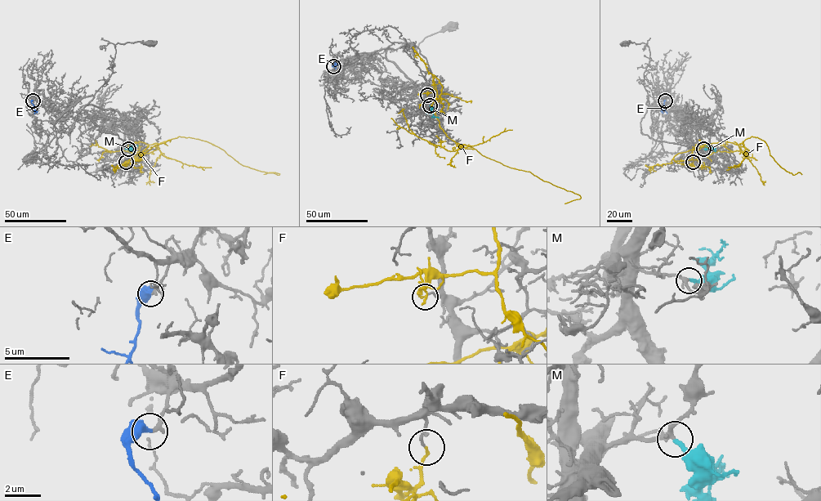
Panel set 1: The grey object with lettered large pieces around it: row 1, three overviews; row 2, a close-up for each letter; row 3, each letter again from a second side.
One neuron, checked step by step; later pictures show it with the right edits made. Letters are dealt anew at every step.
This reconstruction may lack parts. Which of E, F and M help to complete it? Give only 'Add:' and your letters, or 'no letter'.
Add: E, M

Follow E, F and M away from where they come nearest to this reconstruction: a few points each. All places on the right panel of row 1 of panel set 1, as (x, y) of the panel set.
E: (665, 100), (663, 109), (667, 114)
F: (693, 162), (677, 163), (673, 157), (711, 143), (738, 145), (751, 136), (766, 143), (784, 169), (801, 174)
M: (703, 149), (715, 149), (716, 145)

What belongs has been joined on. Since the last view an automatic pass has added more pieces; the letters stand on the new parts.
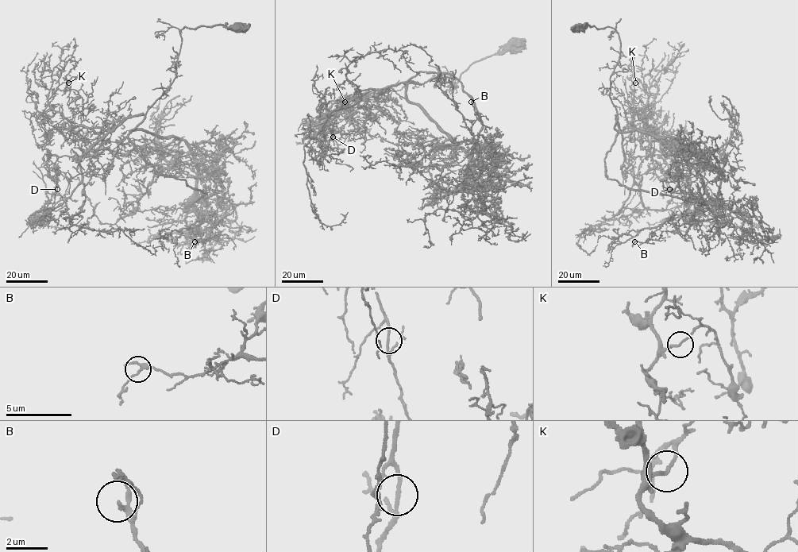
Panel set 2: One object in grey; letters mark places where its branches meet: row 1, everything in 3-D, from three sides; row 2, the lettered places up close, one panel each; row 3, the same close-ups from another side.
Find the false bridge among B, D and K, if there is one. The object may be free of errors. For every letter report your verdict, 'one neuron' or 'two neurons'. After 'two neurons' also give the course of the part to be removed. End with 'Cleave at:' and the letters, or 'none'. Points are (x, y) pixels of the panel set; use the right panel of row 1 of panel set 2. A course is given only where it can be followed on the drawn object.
B: one neuron
D: one neuron
K: one neuron
Cleave at: none

